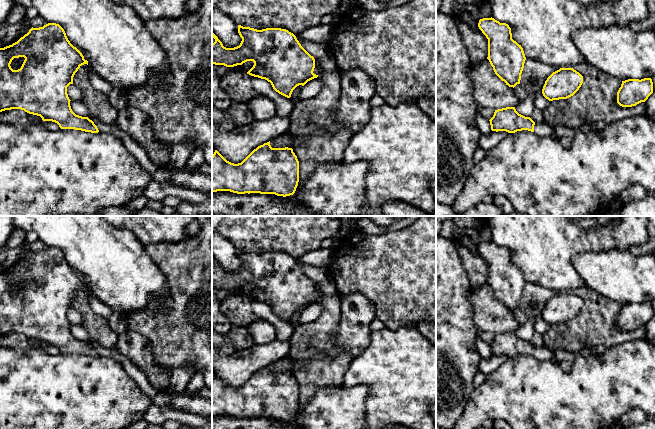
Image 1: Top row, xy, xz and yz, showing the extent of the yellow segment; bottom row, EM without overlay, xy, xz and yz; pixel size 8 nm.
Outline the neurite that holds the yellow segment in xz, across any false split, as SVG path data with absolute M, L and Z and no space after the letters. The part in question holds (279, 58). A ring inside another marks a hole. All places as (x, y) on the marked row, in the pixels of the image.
M238 25L238 33L242 38L240 45L226 48L212 32L212 37L215 39L215 42L212 42L212 64L234 67L247 61L253 61L254 65L247 74L267 80L276 92L287 98L291 97L297 86L304 86L308 81L318 77L313 73L314 57L301 46L296 36L288 30L281 28L257 30Z

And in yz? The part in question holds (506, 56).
M494 18L479 20L479 29L488 39L488 57L495 74L509 87L520 84L526 60L523 48L512 39L511 28Z

